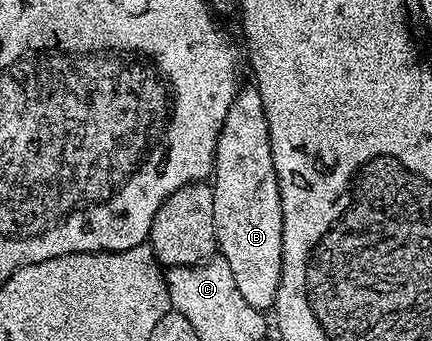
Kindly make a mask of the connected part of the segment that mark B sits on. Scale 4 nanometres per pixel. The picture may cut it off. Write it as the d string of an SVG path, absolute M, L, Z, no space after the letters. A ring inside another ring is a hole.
M248 85L238 89L217 137L211 180L212 227L218 253L229 263L241 294L263 312L272 307L281 279L282 204L262 97L256 85Z

